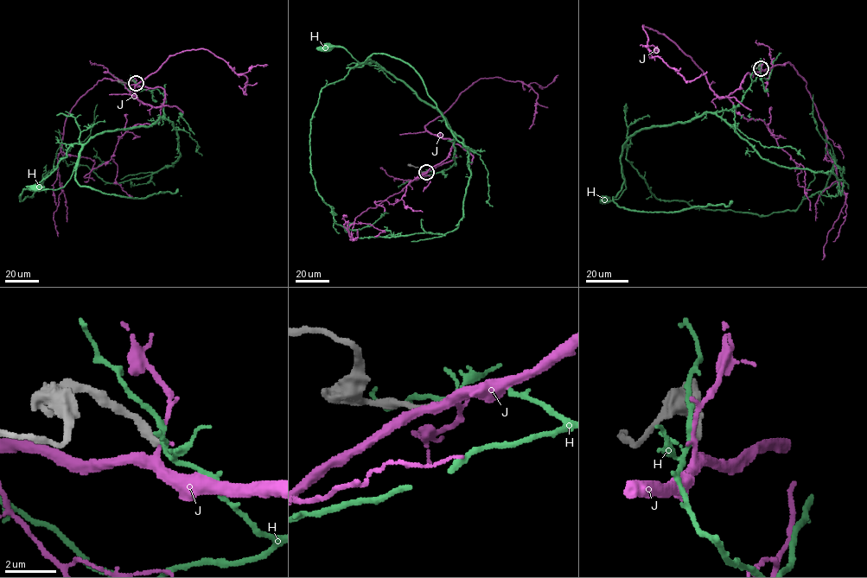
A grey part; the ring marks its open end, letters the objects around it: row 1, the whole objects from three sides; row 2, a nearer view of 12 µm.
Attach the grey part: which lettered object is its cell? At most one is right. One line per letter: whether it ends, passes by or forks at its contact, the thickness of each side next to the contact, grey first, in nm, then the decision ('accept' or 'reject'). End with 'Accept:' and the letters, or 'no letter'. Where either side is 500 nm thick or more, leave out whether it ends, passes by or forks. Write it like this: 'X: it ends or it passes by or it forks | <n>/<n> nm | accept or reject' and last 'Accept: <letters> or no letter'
H: it forks | 320/150 nm | reject
J: it forks | 320/260 nm | reject
Accept: no letter

